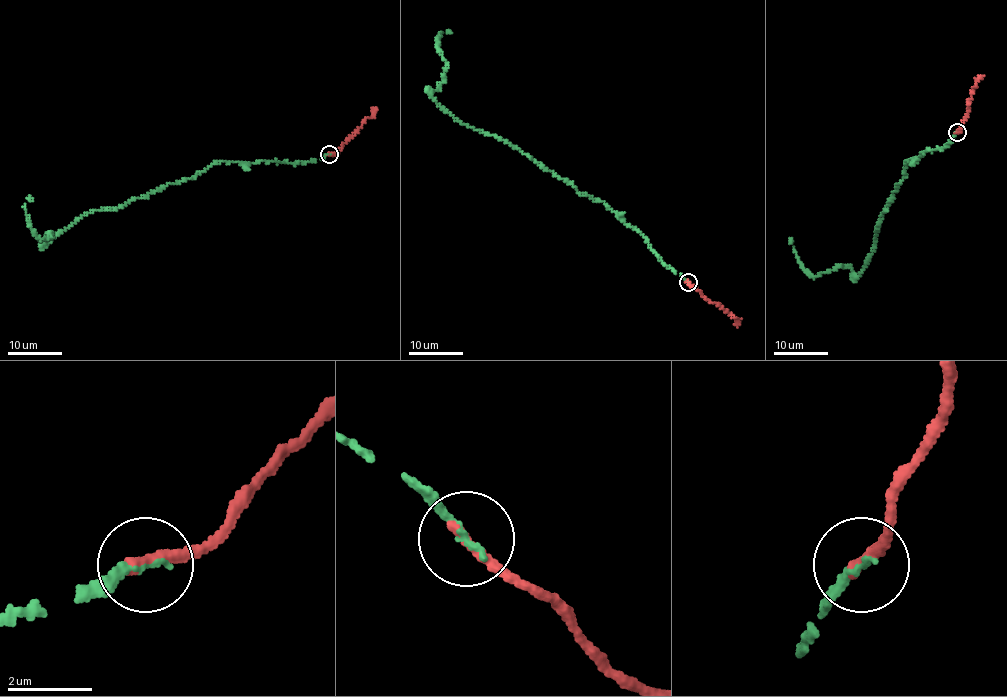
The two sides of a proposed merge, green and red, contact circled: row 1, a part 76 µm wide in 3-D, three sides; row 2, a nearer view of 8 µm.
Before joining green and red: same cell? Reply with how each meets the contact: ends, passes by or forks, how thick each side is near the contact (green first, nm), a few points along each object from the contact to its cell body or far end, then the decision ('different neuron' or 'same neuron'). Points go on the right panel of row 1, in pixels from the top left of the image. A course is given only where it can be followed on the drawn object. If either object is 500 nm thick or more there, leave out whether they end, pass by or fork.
green ends; red ends; calibres 180 and 320 nm; course green (957, 132), (943, 147), (906, 161), (905, 174), (858, 275), (840, 267), (813, 276), (804, 268), (792, 240); course red (957, 132), (971, 92), (983, 75); same neuron

